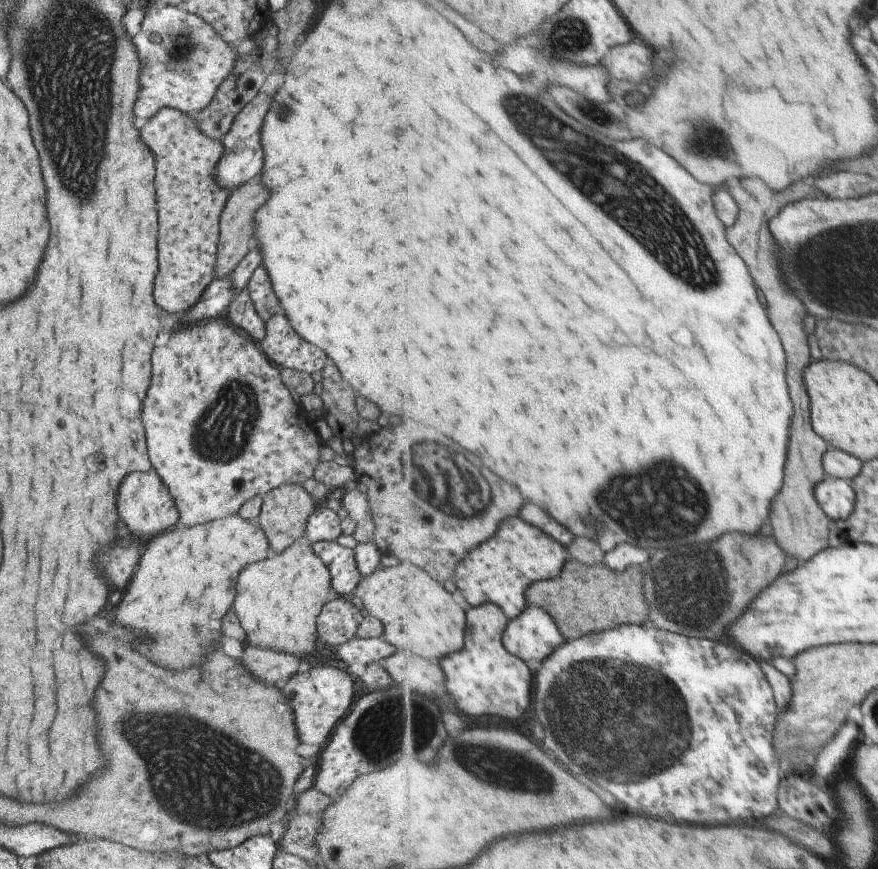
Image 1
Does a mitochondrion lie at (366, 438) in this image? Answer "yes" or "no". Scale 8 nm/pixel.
no

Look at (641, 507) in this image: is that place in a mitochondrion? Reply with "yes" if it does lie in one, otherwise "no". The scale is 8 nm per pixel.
yes

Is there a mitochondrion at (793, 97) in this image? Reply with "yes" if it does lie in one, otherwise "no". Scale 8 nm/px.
no

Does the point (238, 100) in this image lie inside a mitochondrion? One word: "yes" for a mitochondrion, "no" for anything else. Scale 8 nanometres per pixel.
no

